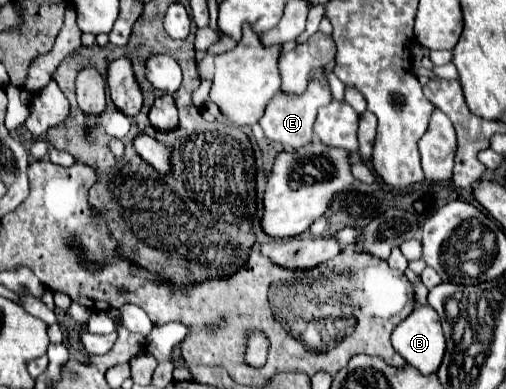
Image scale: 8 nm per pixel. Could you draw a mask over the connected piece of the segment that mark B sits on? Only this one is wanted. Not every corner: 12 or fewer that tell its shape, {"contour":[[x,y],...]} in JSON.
{"contour":[[431,305],[393,329],[395,351],[421,373],[443,361],[445,335]]}

